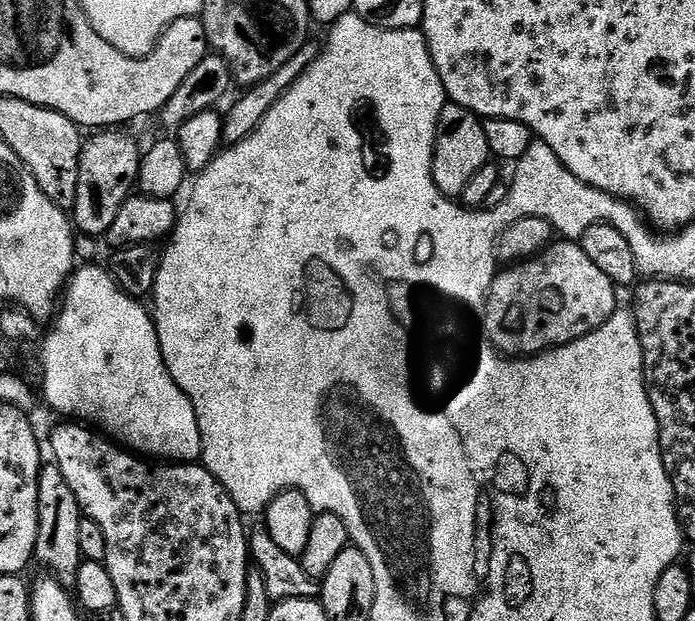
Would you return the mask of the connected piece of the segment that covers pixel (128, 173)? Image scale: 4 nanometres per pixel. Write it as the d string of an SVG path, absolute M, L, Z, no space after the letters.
M100 130L83 141L78 162L78 190L70 209L77 233L93 238L103 237L114 226L118 210L133 195L137 187L142 148L124 130Z

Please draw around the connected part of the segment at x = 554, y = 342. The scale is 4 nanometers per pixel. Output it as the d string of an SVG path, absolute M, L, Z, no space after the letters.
M556 242L538 258L497 271L482 320L487 339L497 353L508 358L538 356L598 330L618 311L616 295L616 285L590 262L579 243Z

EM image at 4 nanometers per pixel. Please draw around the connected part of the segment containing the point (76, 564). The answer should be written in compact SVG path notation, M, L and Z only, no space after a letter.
M54 466L40 469L38 482L38 542L36 543L35 563L45 568L47 575L63 586L76 583L76 575L82 563L78 546L78 526L82 513L74 498L74 490L66 486L66 478Z

